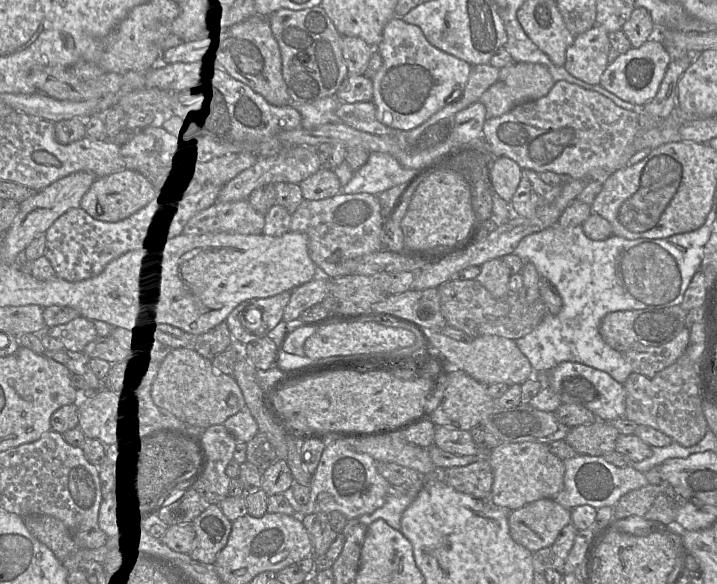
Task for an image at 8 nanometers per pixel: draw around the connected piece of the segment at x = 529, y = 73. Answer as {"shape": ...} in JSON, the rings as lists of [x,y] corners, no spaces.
{"shape":[[[514,61],[500,69],[498,79],[479,101],[486,108],[486,119],[500,117],[522,103],[547,95],[554,84],[544,65]]]}

